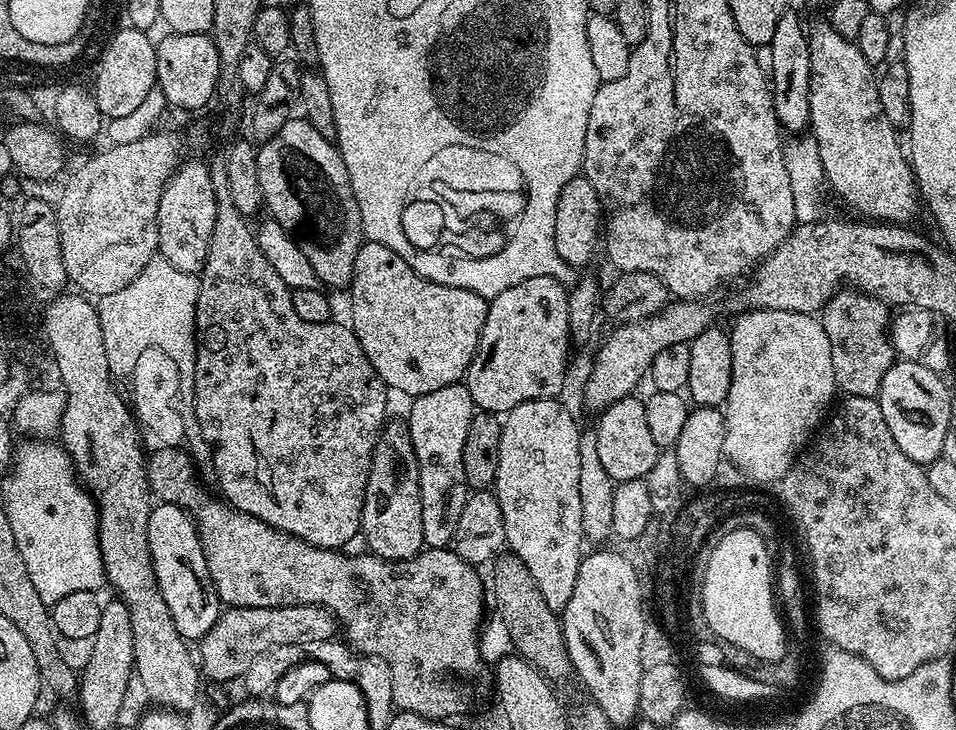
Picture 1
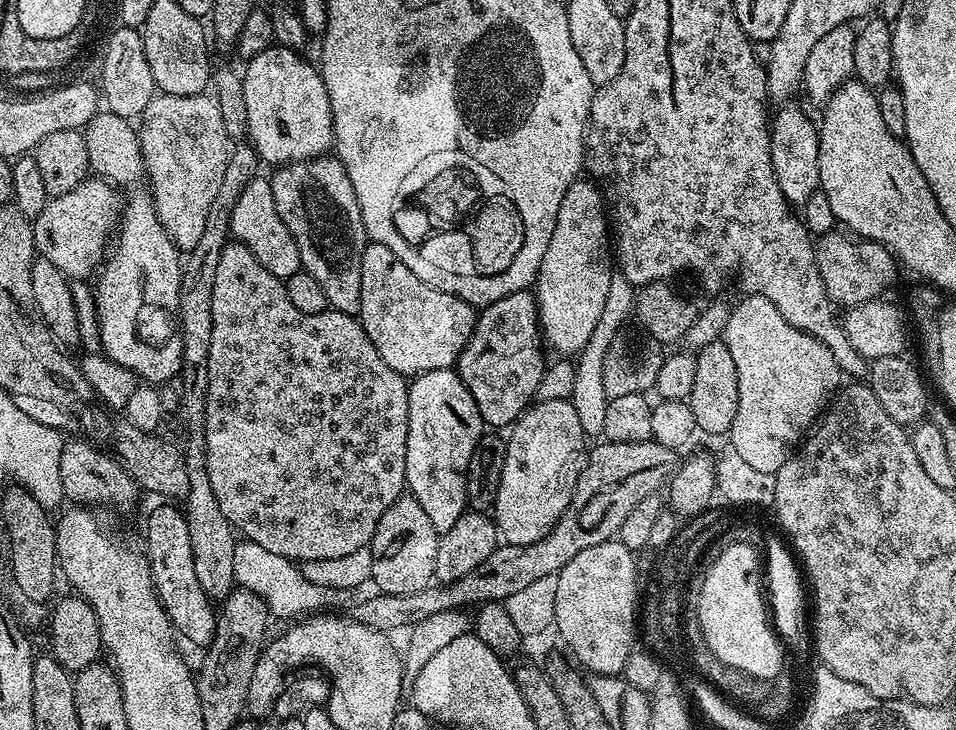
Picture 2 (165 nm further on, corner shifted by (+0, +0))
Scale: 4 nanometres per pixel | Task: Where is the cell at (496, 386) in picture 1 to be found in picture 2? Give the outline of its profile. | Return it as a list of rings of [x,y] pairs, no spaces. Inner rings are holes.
[[[531,291],[506,294],[506,298],[487,304],[477,315],[472,336],[460,355],[458,371],[489,429],[515,424],[535,401],[546,367],[543,351],[540,309]]]

